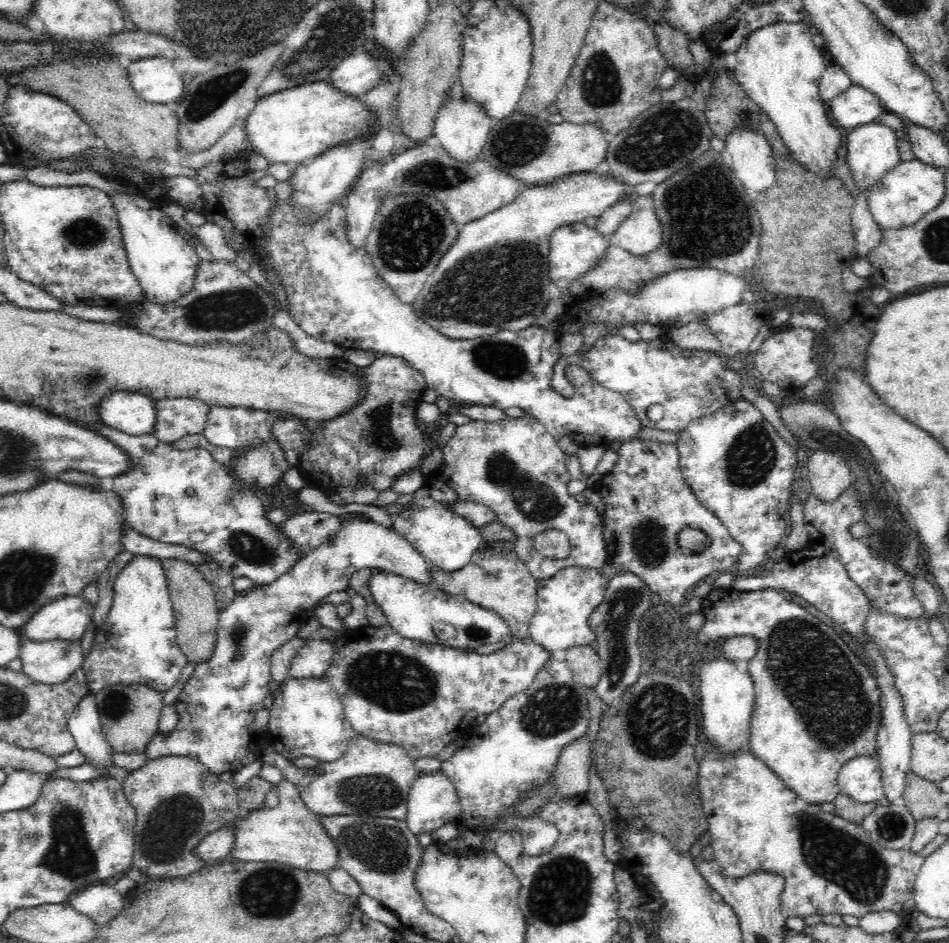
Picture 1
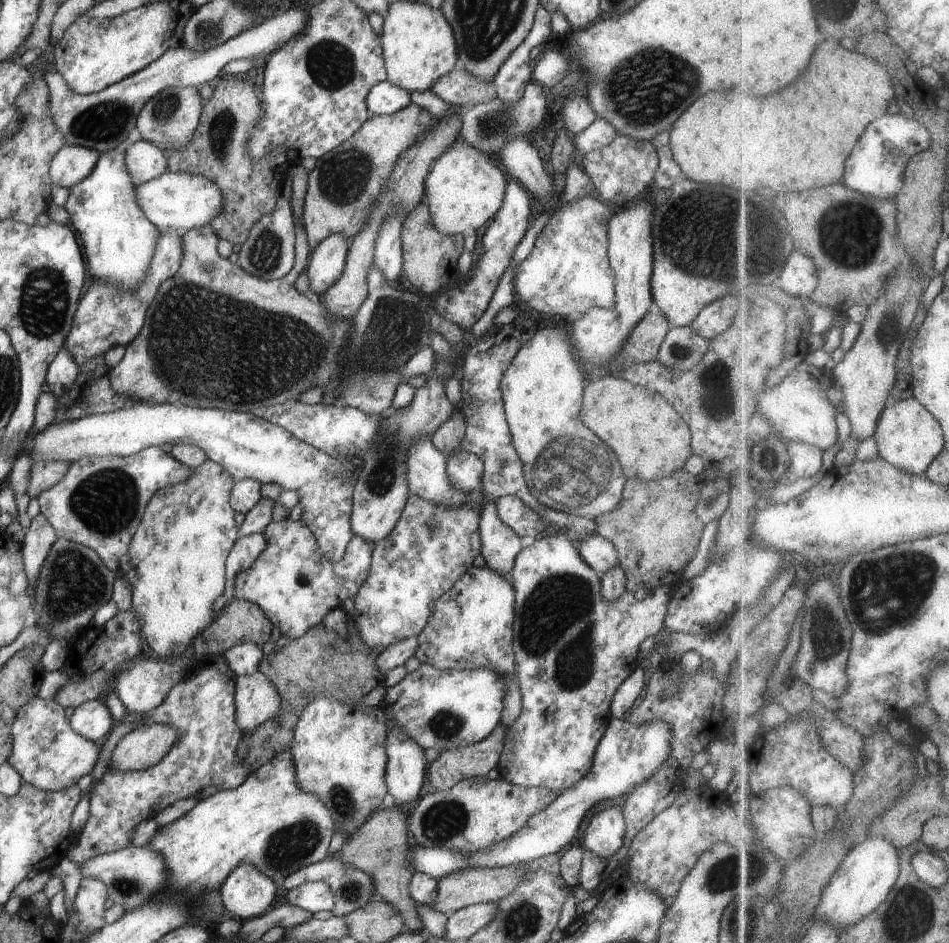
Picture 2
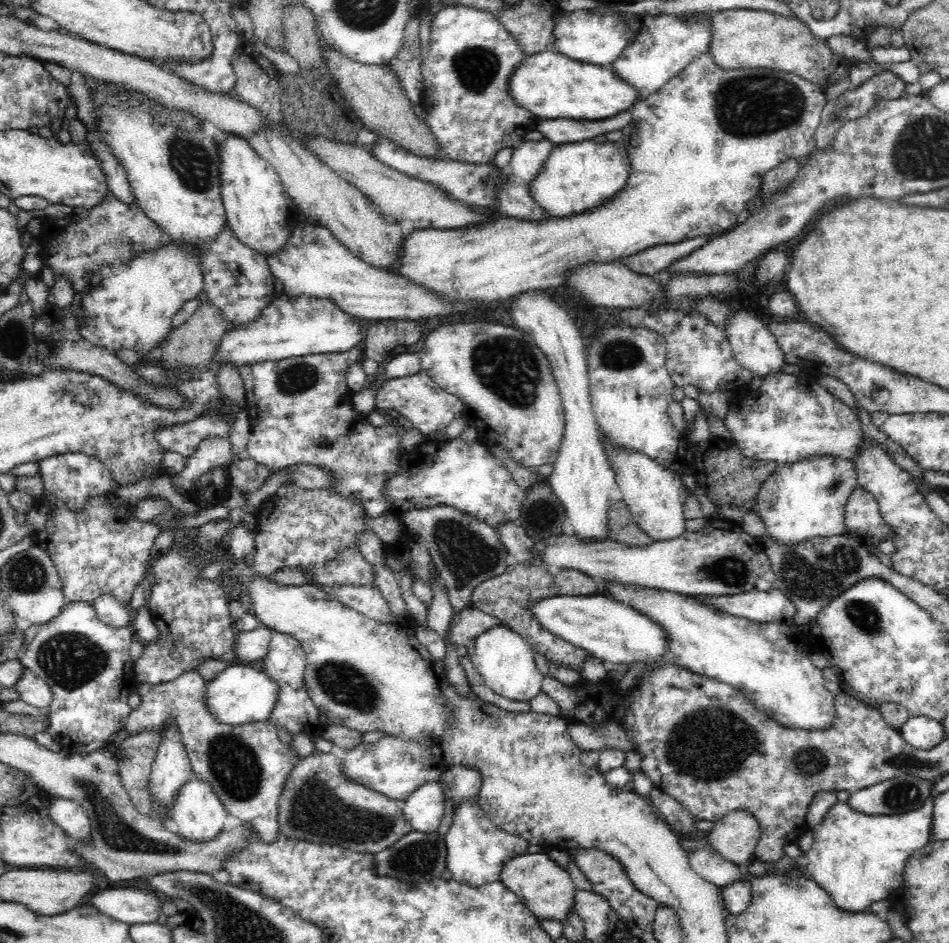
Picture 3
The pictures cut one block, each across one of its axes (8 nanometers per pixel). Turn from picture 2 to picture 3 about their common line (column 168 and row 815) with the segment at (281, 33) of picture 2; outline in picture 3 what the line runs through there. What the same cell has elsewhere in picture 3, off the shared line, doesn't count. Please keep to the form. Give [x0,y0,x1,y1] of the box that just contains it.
[48,797,91,842]

